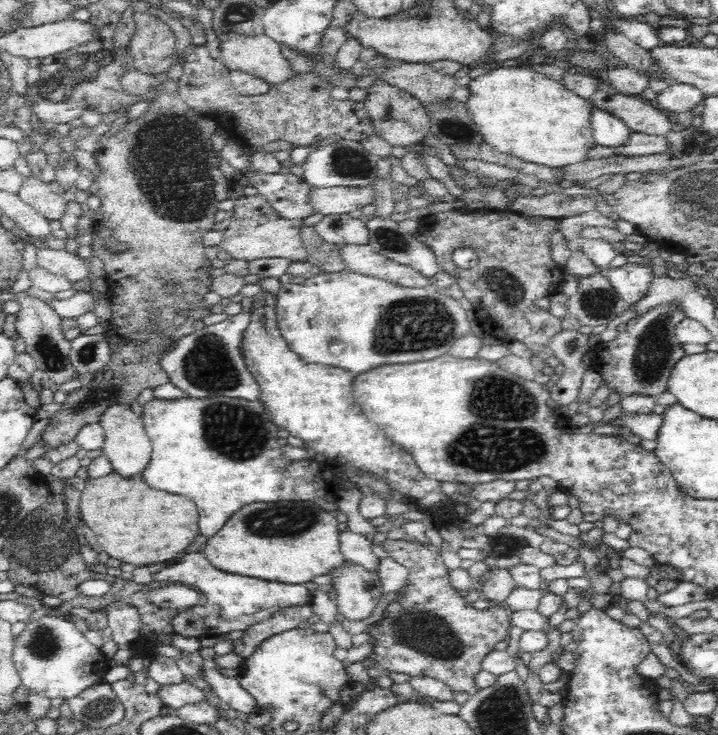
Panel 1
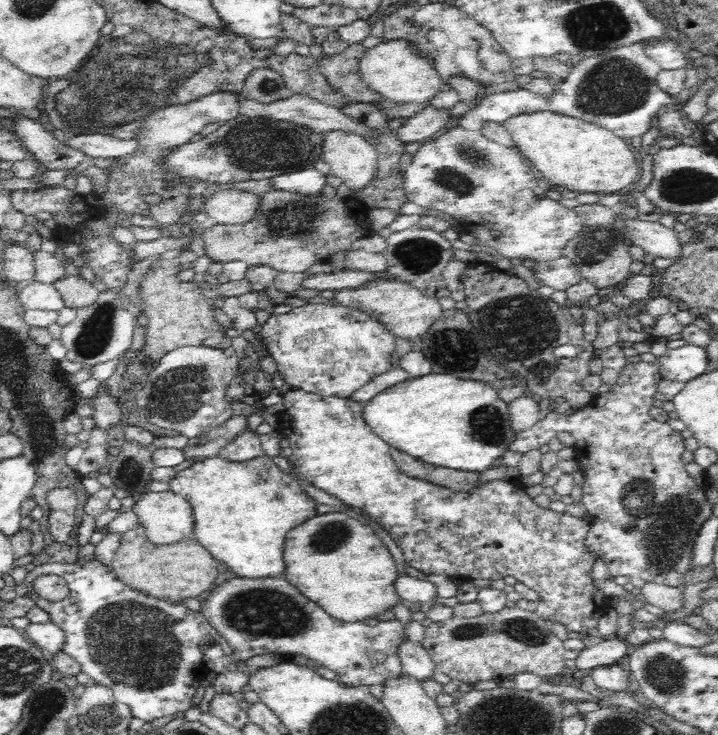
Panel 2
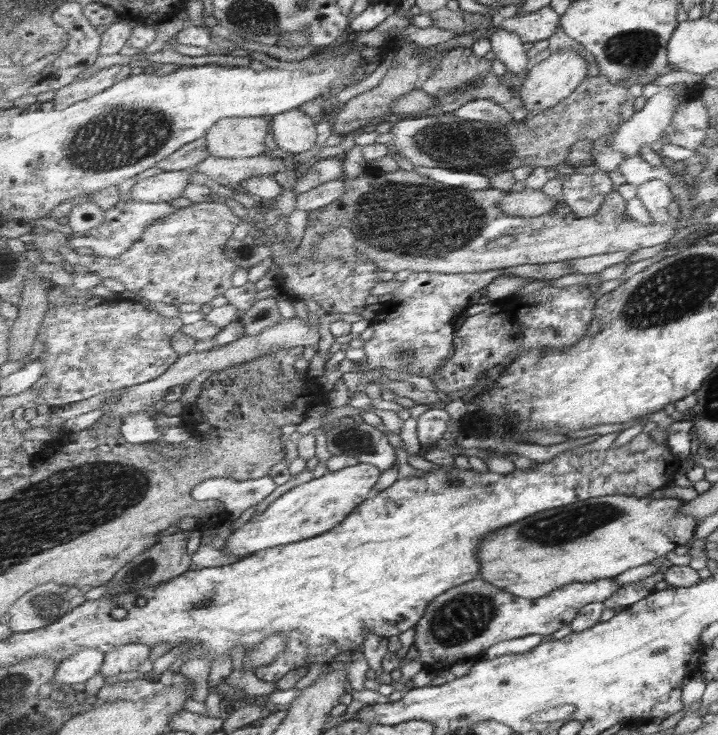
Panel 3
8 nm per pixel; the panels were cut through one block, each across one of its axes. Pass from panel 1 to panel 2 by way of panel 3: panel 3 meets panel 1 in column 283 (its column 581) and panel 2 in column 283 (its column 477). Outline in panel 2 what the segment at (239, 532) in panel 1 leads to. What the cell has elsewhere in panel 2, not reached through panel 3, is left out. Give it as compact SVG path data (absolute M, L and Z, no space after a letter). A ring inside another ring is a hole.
M338 510L310 518L285 536L285 580L338 620L376 619L401 601L393 589L400 576L396 562L376 533L370 525Z

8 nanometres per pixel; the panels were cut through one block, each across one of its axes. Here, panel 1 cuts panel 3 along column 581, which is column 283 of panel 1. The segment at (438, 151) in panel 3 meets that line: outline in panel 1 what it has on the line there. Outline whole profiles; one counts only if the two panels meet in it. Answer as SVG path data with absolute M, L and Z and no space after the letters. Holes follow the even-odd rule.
M205 45L192 47L185 55L183 74L177 81L180 97L195 113L215 120L218 129L228 137L250 147L251 163L258 171L279 173L282 167L274 154L263 150L269 142L286 141L296 147L310 147L331 135L360 141L373 134L372 119L363 102L334 100L330 95L334 87L315 71L296 75L294 80L274 86L265 94L242 96L231 84L231 70L222 60L212 58Z

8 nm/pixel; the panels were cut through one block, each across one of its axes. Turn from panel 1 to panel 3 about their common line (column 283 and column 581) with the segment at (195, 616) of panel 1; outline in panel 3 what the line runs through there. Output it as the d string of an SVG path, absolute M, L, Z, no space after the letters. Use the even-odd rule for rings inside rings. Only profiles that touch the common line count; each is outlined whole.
M478 578L451 588L433 600L427 607L425 616L414 627L415 642L402 662L417 659L427 665L427 671L440 675L443 670L448 670L457 662L480 659L487 647L501 640L525 638L533 634L555 634L557 630L569 626L585 605L604 603L619 588L621 585L618 581L611 578L591 583L571 583L547 596L526 599Z

